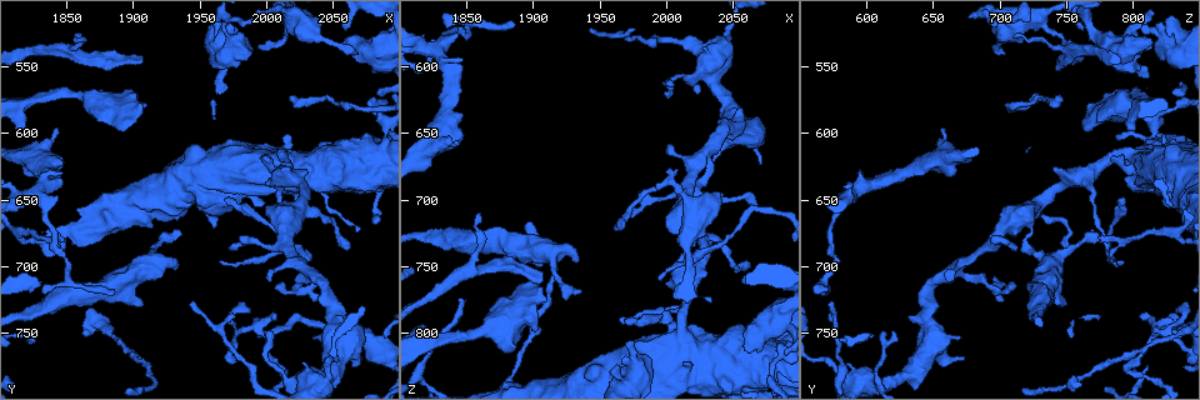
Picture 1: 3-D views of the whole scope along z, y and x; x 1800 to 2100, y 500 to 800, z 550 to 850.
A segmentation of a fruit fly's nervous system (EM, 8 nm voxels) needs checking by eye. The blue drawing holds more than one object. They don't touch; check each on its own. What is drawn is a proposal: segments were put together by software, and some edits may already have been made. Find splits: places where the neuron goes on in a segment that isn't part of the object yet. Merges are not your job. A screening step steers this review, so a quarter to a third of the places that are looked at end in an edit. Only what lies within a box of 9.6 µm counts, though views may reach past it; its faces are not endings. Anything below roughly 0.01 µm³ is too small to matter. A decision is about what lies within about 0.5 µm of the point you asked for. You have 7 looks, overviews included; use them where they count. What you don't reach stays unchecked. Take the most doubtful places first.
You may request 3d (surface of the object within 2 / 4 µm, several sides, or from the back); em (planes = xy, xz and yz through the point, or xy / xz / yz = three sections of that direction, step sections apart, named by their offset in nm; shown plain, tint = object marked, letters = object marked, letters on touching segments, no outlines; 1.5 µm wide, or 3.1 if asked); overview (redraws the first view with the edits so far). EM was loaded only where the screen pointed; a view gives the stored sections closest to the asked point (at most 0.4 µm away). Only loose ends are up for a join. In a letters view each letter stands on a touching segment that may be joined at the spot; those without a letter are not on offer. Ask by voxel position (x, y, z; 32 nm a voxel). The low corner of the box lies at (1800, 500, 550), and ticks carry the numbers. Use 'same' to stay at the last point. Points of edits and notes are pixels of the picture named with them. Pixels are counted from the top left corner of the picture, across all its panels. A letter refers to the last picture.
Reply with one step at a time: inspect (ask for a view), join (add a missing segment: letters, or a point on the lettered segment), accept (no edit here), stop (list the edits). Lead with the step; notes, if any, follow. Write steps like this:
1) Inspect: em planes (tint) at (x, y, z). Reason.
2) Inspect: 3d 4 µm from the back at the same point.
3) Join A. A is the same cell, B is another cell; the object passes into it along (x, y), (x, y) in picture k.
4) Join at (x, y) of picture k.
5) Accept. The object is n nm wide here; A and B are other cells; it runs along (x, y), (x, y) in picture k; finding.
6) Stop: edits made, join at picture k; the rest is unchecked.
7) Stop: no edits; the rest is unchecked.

Inspect: 3d 4 µm at (1906, 544, 760). Branch stops here.

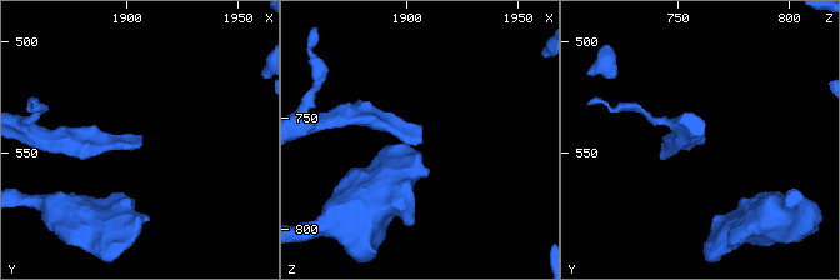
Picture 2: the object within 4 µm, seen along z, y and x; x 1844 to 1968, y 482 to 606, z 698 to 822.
Inspect: em xz step 4 (letters) at (1907, 543, 761). Need the tissue.

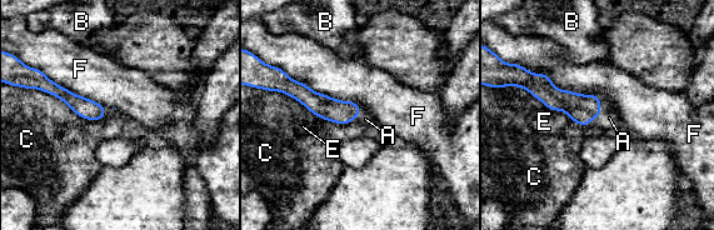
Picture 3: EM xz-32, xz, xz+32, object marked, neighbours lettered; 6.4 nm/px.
Inspect: em planes (letters) at the same point. Cut it another way.

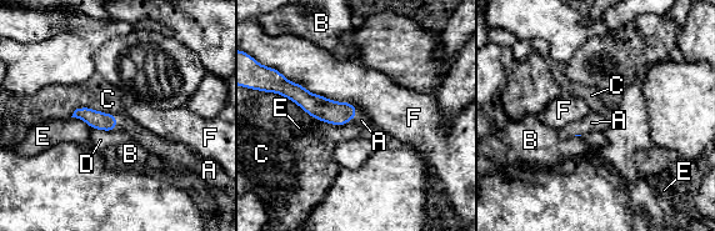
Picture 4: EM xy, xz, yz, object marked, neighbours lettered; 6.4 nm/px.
Join A. A is the same cell, B, C, D, E and F are other cells; the neuron continues.

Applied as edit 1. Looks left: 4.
Inspect: 3d 4 µm at (2068, 538, 704). Tapers out.

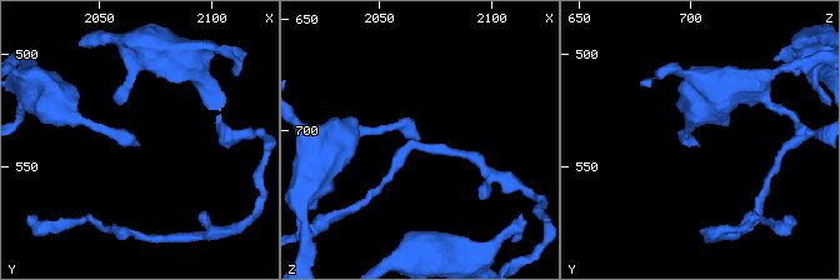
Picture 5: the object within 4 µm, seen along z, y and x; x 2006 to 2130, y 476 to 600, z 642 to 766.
Inspect: em planes (plain) at (2067, 540, 704).

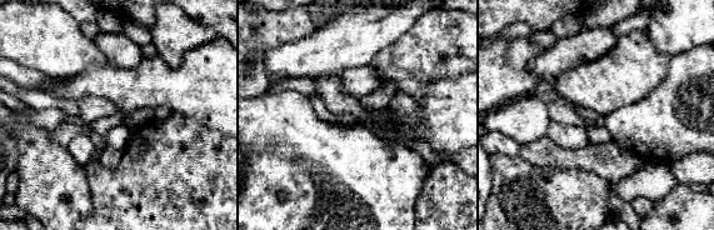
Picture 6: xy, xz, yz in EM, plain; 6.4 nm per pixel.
Inspect: em planes (letters) at the same point. What lies round it.

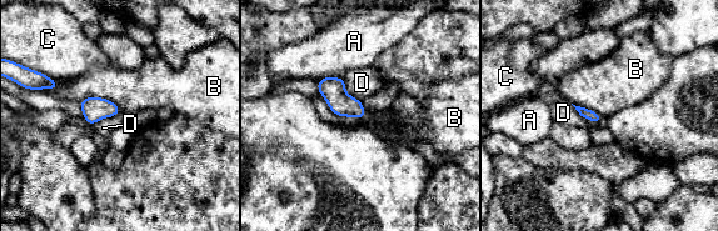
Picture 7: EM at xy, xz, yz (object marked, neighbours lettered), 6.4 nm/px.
Accept. A, B, C and D are other cells; a border runs along (78, 100), (101, 96), (121, 110) in picture 7; none of them fits.

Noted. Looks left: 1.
Inspect: em planes (letters) at (1860, 526, 710). Tapers out.

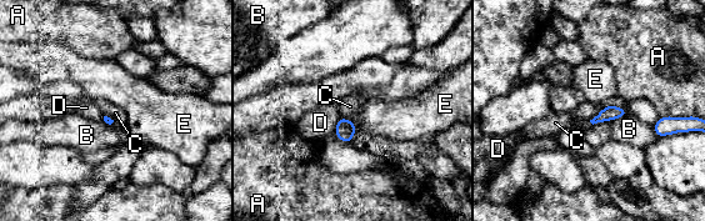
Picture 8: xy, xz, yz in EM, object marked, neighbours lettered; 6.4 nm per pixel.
Accept. A, B, C, D and E are other cells; a border runs along (605, 106), (589, 120) in picture 8; none of them fits.

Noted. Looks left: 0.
Stop: edits made, join at picture 4; the rest is unchecked.

